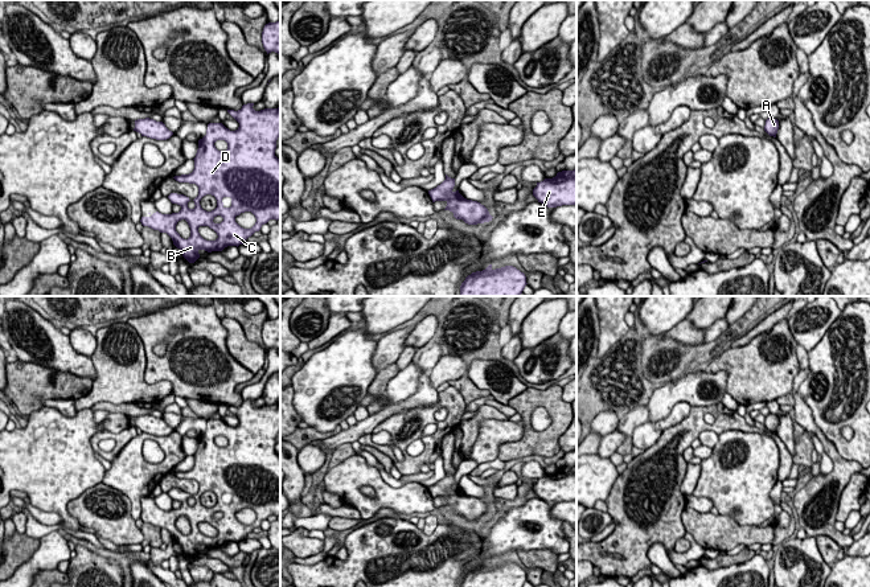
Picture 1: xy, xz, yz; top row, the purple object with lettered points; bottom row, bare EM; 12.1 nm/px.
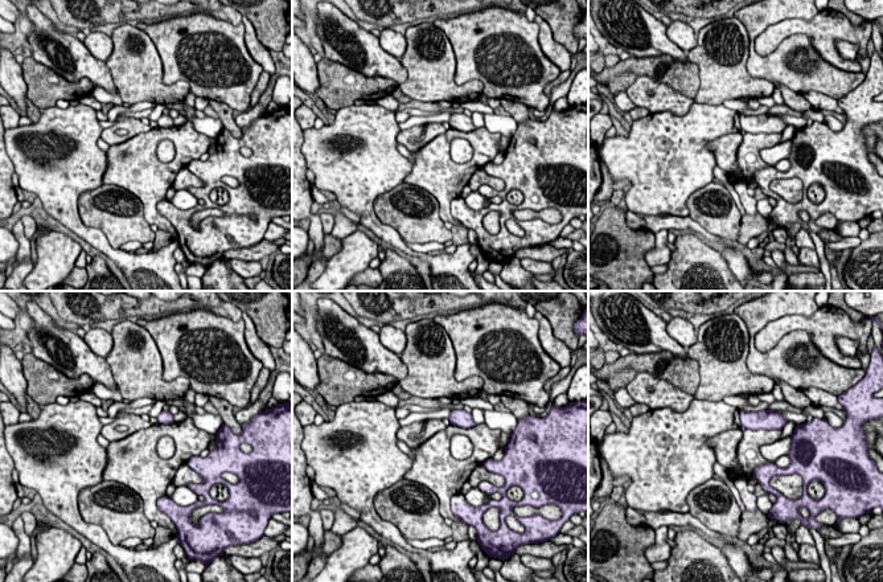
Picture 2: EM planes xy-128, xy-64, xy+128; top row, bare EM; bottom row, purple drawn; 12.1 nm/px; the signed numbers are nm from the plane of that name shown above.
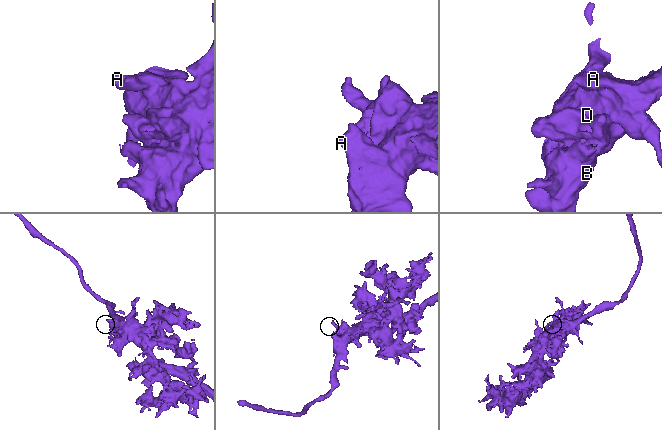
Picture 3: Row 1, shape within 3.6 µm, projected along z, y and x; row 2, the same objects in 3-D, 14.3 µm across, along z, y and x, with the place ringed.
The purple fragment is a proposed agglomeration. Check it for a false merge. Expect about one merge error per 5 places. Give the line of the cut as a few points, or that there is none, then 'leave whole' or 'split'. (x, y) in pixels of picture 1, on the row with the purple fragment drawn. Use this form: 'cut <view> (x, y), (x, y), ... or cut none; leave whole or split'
cut none; leave whole

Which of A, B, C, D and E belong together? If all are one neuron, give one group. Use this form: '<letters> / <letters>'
A B C D E

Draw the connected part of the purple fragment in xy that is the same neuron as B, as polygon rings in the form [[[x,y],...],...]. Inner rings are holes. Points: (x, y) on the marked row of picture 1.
[[[247,103],[238,111],[227,110],[239,123],[235,131],[222,123],[209,123],[206,135],[198,140],[193,172],[173,177],[198,186],[198,196],[193,200],[196,206],[189,209],[189,197],[171,193],[171,202],[181,206],[178,213],[148,213],[140,219],[143,226],[167,233],[189,263],[200,258],[200,250],[212,253],[227,246],[238,247],[270,219],[280,219],[280,160],[275,156],[280,107],[255,111],[253,106]],[[217,140],[225,140],[227,149],[218,151],[214,145]],[[206,194],[217,200],[217,208],[212,212],[200,205]],[[245,212],[251,212],[257,218],[251,229],[235,222],[235,217]],[[181,219],[190,227],[188,239],[176,231]],[[200,226],[209,226],[218,238],[204,239]]]

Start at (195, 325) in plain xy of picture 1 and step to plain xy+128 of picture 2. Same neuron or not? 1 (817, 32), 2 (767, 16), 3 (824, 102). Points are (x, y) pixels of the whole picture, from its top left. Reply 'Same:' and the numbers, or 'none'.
Same: 2

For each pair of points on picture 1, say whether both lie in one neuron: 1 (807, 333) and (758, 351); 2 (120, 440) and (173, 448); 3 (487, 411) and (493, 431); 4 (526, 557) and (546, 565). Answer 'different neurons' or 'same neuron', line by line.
1: different neurons
2: different neurons
3: different neurons
4: same neuron

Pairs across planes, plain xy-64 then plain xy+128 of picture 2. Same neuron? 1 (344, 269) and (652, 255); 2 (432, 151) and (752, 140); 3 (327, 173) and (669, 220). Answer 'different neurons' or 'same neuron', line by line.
1: same neuron
2: same neuron
3: different neurons

